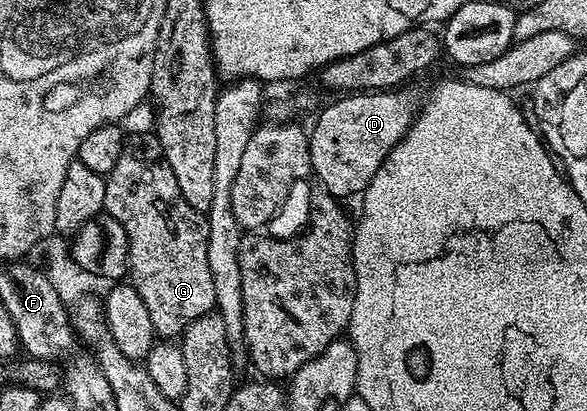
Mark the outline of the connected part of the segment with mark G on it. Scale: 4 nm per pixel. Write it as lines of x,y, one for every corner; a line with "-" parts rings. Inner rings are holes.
154,132
129,135
116,168
105,179
105,213
123,225
130,241
129,285
140,292
155,335
162,340
181,339
188,324
215,309
216,288
208,269
208,228
203,211
184,200

